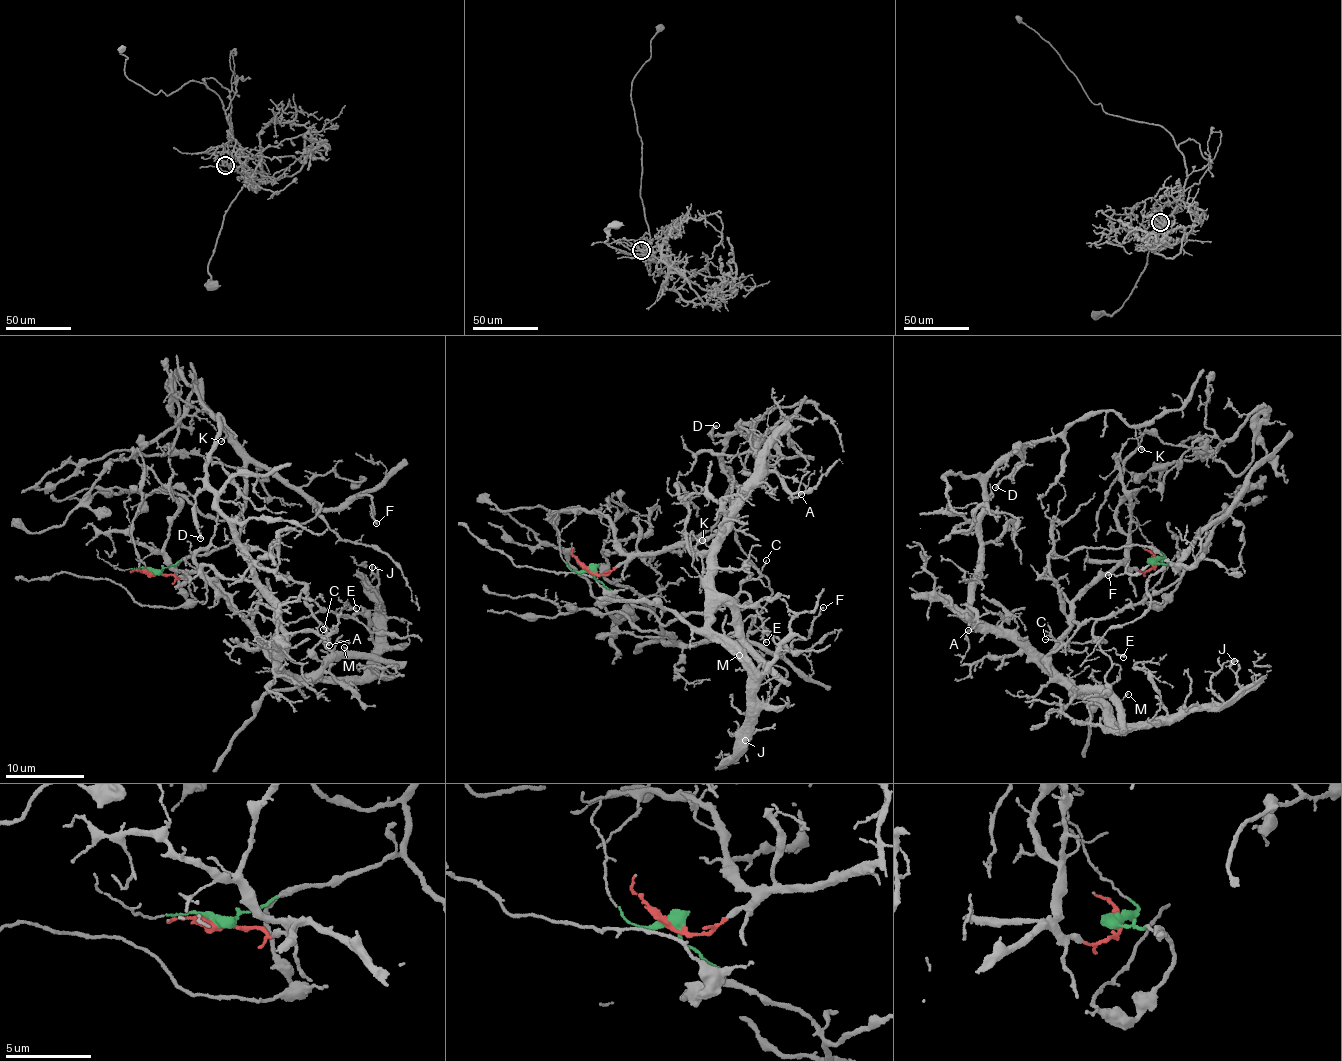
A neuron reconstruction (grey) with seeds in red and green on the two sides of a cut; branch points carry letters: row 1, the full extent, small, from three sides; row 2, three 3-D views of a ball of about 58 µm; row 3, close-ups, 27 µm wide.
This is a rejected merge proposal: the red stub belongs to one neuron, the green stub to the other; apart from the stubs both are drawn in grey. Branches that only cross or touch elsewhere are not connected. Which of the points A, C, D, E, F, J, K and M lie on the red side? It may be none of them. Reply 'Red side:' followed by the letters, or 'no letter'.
Red side: A, D, J, K, M

